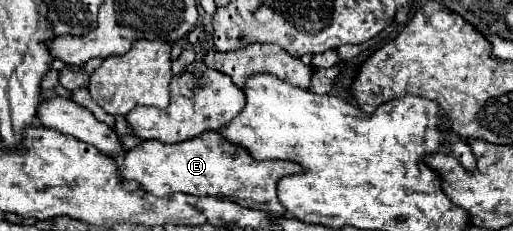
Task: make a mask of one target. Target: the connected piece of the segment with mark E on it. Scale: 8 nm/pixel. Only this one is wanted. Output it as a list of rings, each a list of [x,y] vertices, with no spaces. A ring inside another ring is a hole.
[[[205,131],[195,139],[187,139],[175,145],[145,141],[139,147],[127,151],[119,171],[123,179],[137,181],[147,193],[157,197],[165,197],[177,191],[191,195],[227,197],[249,209],[285,215],[285,209],[277,199],[277,181],[283,175],[303,173],[303,165],[293,161],[257,161],[245,147],[227,141],[219,131]]]

